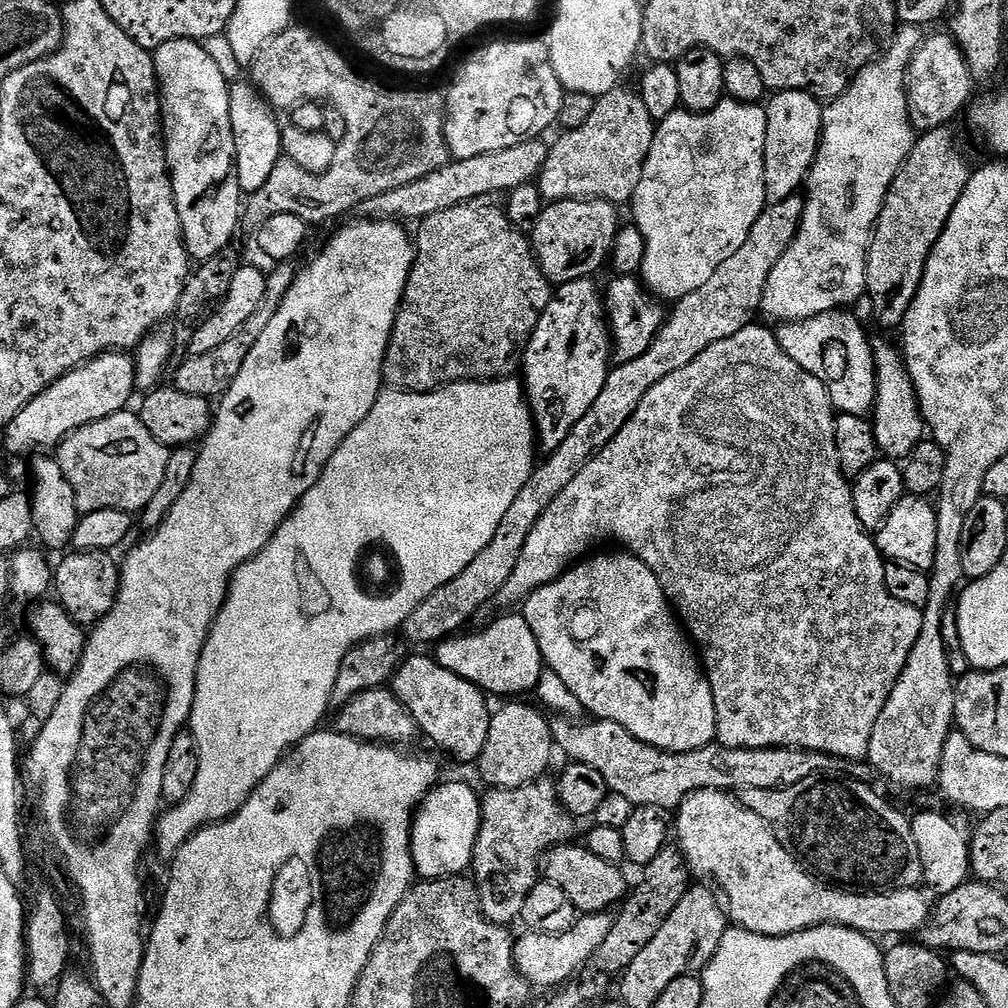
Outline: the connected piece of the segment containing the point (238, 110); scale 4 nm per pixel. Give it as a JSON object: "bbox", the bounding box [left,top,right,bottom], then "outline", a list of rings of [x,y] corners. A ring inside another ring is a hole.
{"bbox":[229,79,282,196],"outline":[[[237,79],[229,85],[229,102],[235,144],[233,173],[239,182],[241,193],[249,196],[266,184],[272,170],[282,158],[282,128],[272,116],[273,109],[258,87],[251,81],[243,80]]]}

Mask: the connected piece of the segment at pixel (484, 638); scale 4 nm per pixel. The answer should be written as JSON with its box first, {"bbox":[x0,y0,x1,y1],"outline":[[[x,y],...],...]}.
{"bbox":[435,615,546,698],"outline":[[[523,615],[500,616],[497,620],[490,621],[488,628],[481,632],[471,632],[450,636],[435,645],[435,660],[446,670],[450,670],[450,674],[466,678],[466,682],[477,684],[493,697],[520,698],[523,697],[520,696],[523,692],[531,693],[538,688],[546,665],[538,646],[538,638],[534,638],[534,630],[530,630]]]}

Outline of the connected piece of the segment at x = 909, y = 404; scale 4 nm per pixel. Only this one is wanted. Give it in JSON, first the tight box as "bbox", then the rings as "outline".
{"bbox":[872,346,926,460],"outline":[[[882,346],[875,351],[876,401],[872,411],[874,439],[879,451],[889,459],[904,460],[923,441],[926,425],[922,419],[920,405],[914,383],[901,353],[890,346]]]}

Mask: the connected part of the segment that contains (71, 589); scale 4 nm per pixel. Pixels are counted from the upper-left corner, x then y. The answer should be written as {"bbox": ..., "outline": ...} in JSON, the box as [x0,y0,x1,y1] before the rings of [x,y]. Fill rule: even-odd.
{"bbox":[54,551,120,626],"outline":[[[69,551],[64,557],[65,560],[55,565],[54,568],[54,596],[61,606],[70,614],[70,618],[75,624],[81,626],[95,626],[110,614],[110,610],[115,606],[116,599],[120,593],[120,564],[115,560],[112,552],[77,552]]]}

